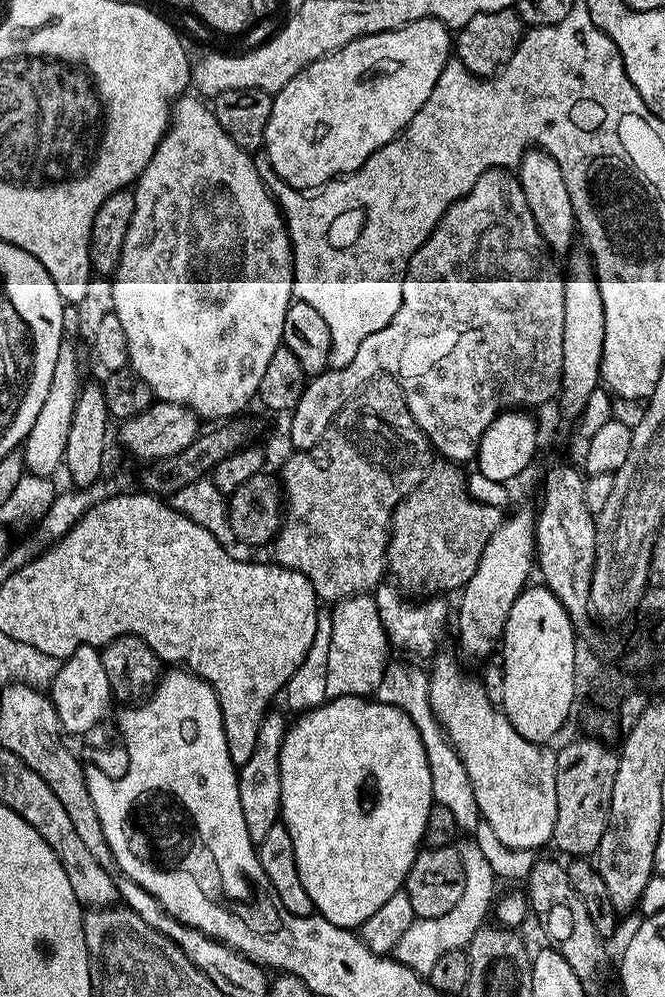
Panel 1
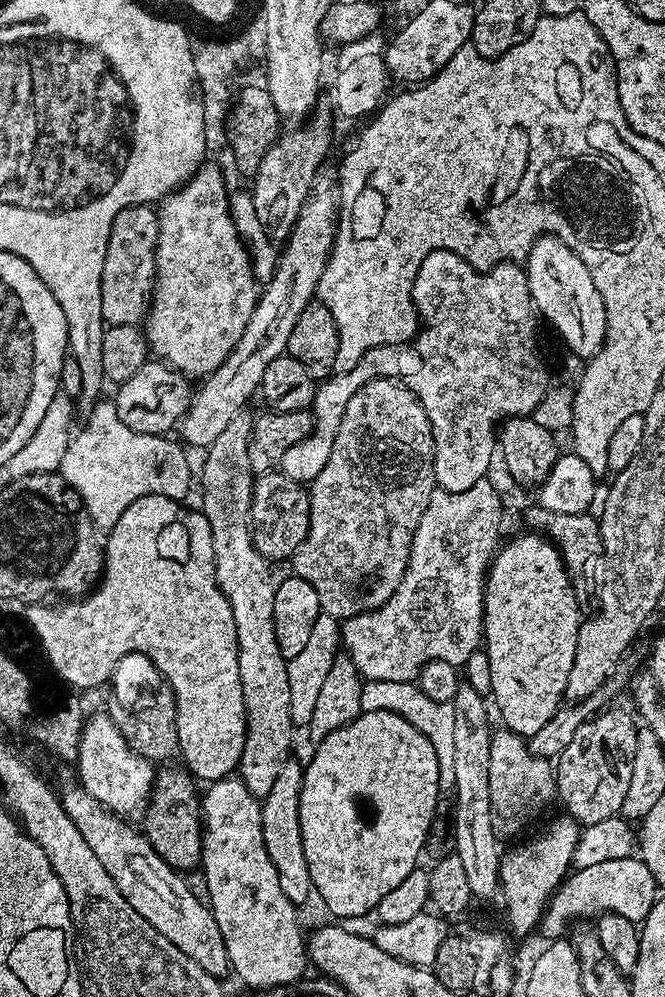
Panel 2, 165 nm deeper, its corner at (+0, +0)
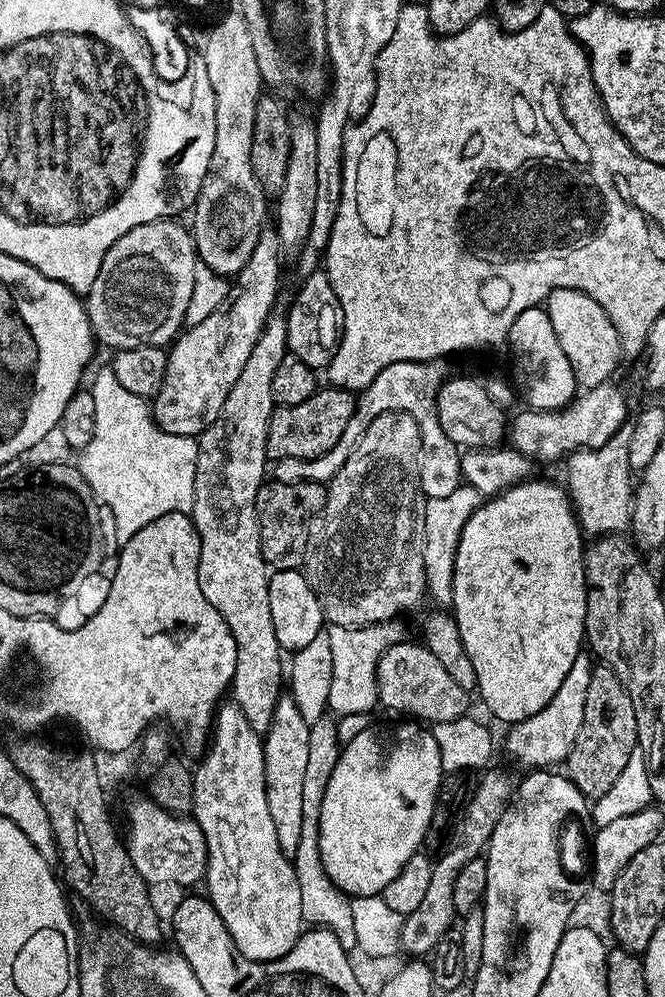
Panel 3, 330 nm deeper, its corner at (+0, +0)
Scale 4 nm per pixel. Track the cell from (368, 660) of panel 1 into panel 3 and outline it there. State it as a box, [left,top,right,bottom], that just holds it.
[292,718,356,951]

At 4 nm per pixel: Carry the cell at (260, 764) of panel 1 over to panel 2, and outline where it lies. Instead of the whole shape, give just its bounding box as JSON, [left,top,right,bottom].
[198,411,294,798]

